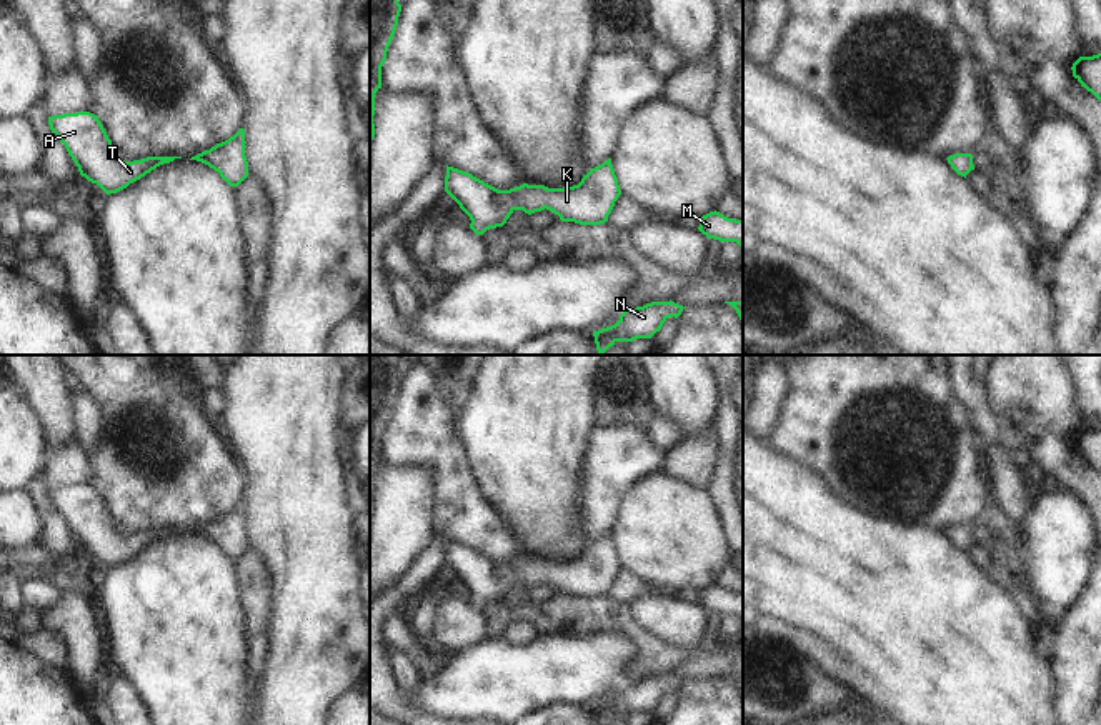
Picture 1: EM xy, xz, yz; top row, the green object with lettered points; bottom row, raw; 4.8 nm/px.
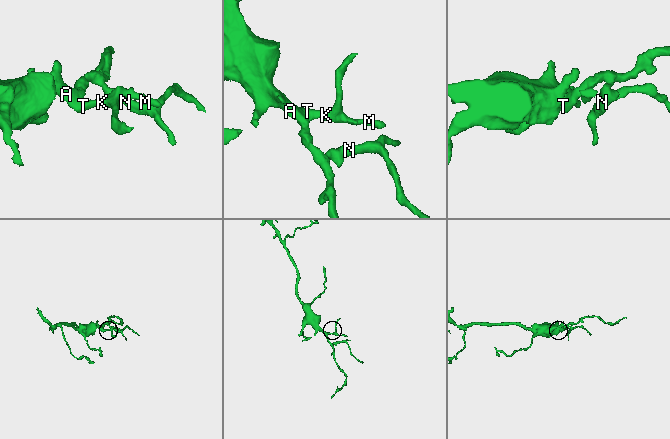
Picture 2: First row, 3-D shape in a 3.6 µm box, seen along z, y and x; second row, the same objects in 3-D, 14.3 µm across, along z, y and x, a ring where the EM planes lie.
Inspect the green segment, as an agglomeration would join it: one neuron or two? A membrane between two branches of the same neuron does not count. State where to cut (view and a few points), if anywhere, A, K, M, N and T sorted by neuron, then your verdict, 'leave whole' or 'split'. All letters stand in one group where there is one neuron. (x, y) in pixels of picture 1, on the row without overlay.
cut none; groups A K M N T; leave whole

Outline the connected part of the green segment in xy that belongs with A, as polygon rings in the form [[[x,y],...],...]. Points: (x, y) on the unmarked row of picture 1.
[[[90,485],[48,490],[50,503],[65,518],[82,550],[107,568],[127,562],[157,540],[182,530],[147,530],[125,535],[117,530],[102,495]]]

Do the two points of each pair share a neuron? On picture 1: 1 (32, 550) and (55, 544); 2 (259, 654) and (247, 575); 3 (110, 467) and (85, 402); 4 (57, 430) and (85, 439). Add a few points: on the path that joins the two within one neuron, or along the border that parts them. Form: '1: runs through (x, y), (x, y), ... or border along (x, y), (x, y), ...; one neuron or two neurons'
1: border along (39, 542), (59, 559); two neurons
2: runs through (257, 634), (255, 595); one neuron
3: border along (95, 402), (102, 417), (102, 440), (87, 455); two neurons
4: border along (72, 397), (75, 439); two neurons

